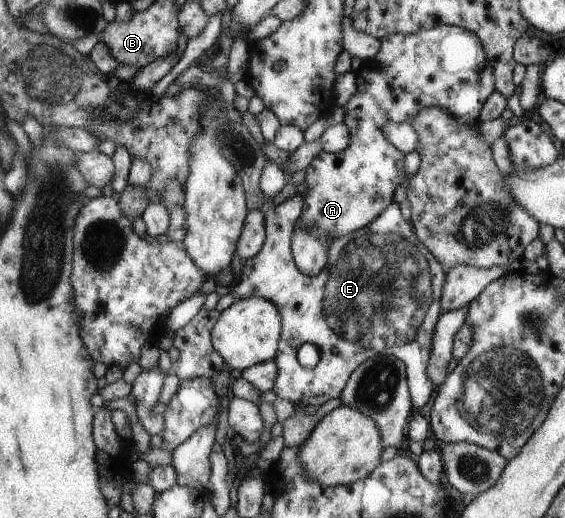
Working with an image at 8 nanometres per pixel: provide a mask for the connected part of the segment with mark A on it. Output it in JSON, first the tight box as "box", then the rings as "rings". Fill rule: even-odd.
{"box":[290,24,495,276],"rings":[[[439,24],[428,30],[417,30],[409,35],[390,34],[379,40],[379,56],[361,63],[355,71],[355,93],[342,105],[345,110],[342,122],[350,133],[347,147],[335,153],[319,151],[304,169],[302,182],[306,185],[306,191],[302,194],[302,213],[294,225],[290,250],[295,265],[307,276],[317,276],[329,263],[326,254],[327,237],[334,240],[365,228],[393,203],[393,191],[404,181],[404,154],[391,145],[382,133],[385,122],[409,123],[419,110],[427,107],[441,108],[459,123],[473,126],[478,123],[482,105],[495,90],[493,69],[490,61],[487,61],[482,42],[469,30]]]}

